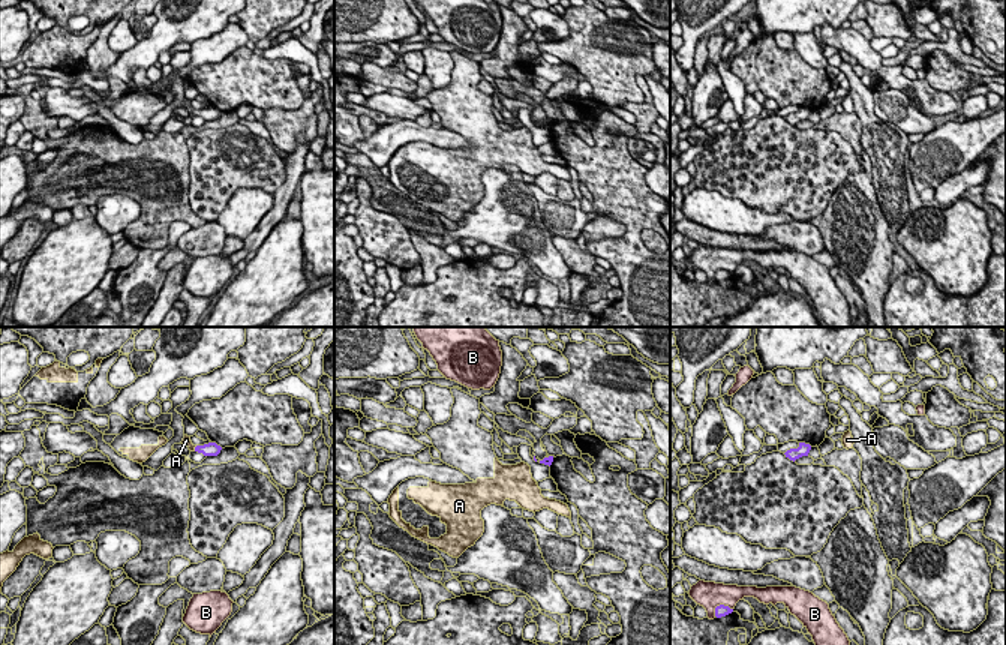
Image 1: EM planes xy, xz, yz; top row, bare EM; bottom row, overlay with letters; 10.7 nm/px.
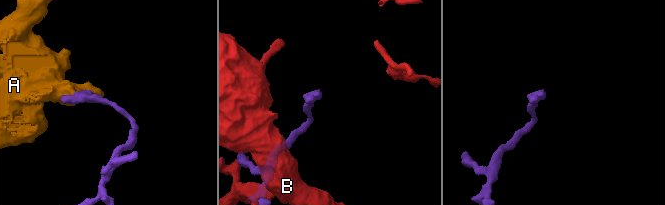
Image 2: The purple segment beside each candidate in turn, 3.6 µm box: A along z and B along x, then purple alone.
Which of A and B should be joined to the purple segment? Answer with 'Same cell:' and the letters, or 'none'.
Same cell: A

